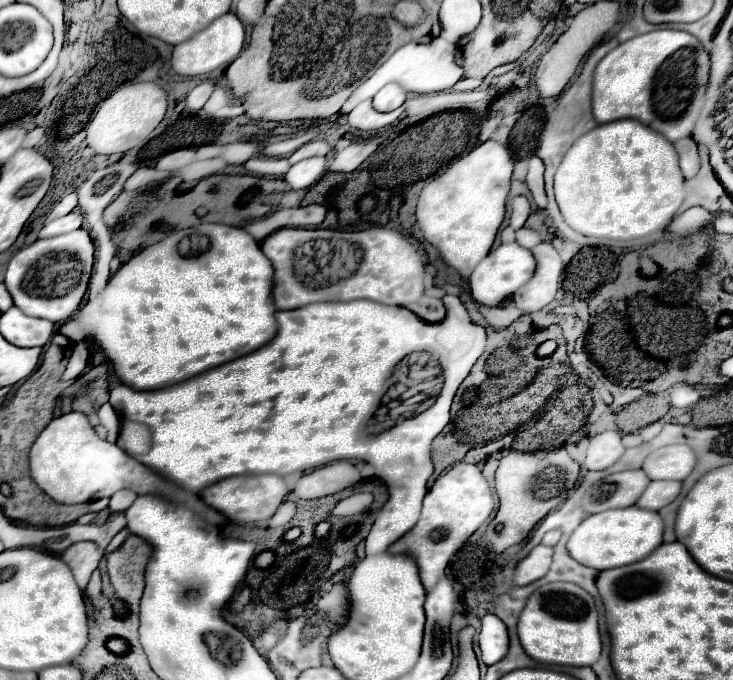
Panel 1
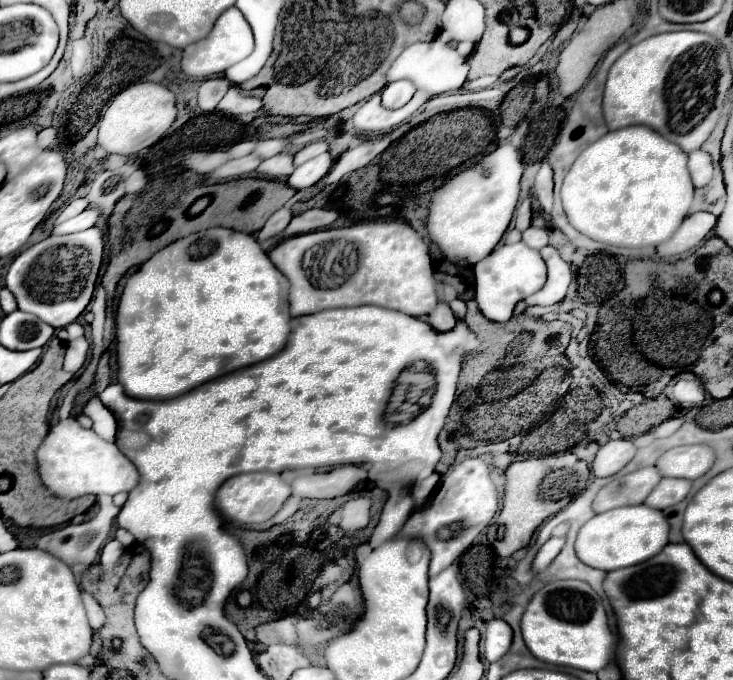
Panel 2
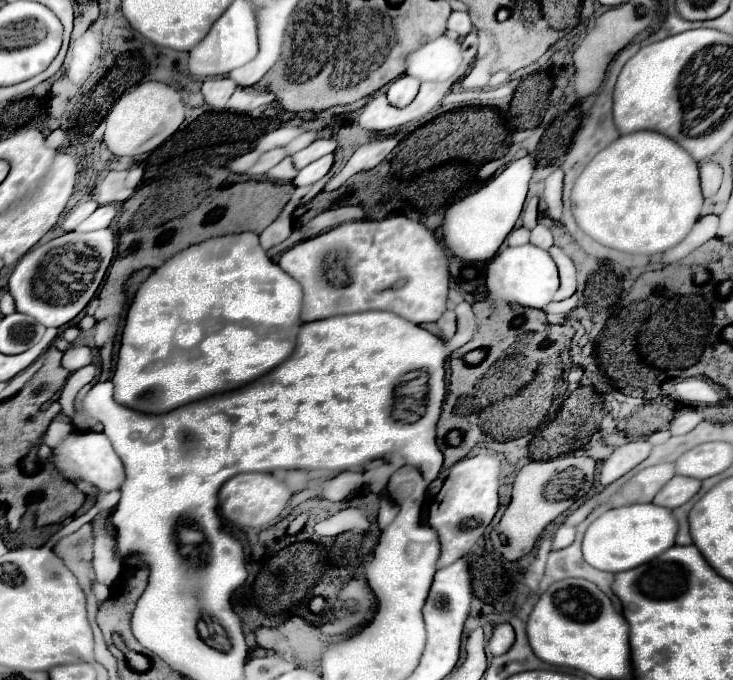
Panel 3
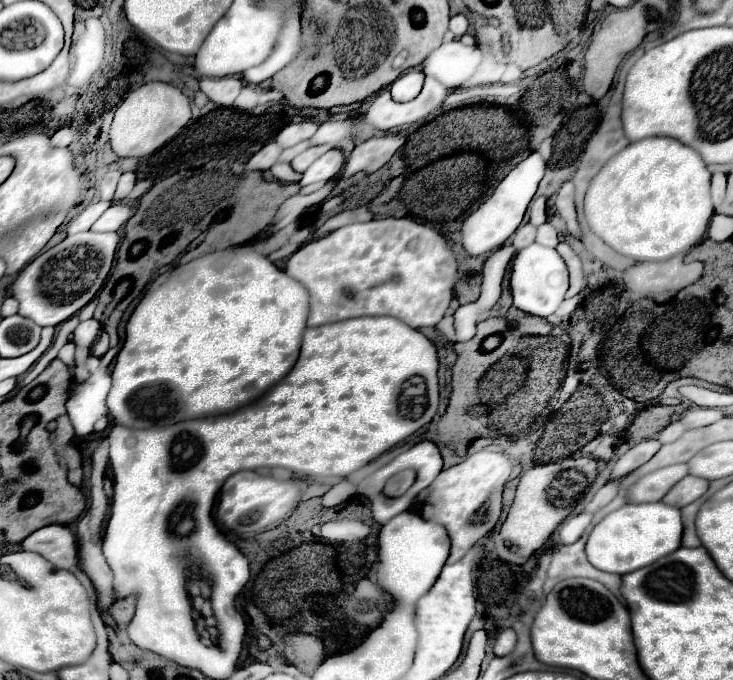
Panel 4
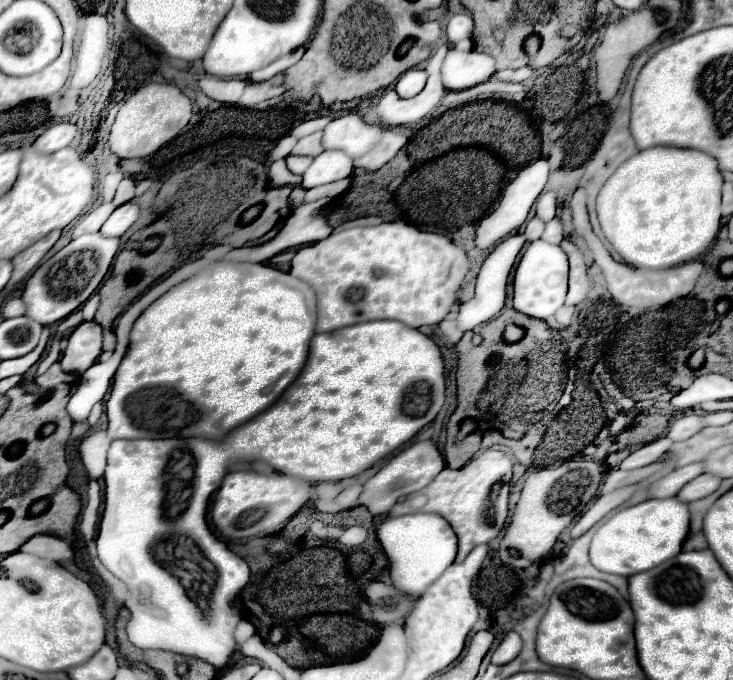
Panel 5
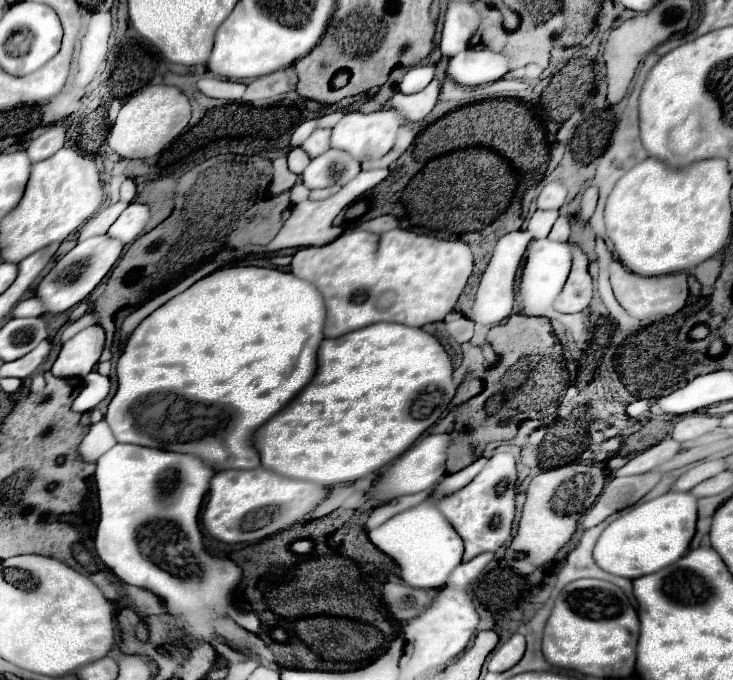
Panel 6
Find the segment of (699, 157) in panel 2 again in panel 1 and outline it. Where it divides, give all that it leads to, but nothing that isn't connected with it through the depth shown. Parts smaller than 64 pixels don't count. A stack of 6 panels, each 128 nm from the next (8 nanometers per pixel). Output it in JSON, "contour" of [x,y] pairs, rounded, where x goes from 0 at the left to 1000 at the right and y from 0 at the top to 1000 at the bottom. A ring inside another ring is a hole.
{"contour":[[[933,203],[933,206],[922,206],[920,209],[922,224],[928,229],[928,247],[933,262],[944,262],[950,259],[952,247],[955,247],[955,235],[952,235],[952,215],[944,203]]]}

